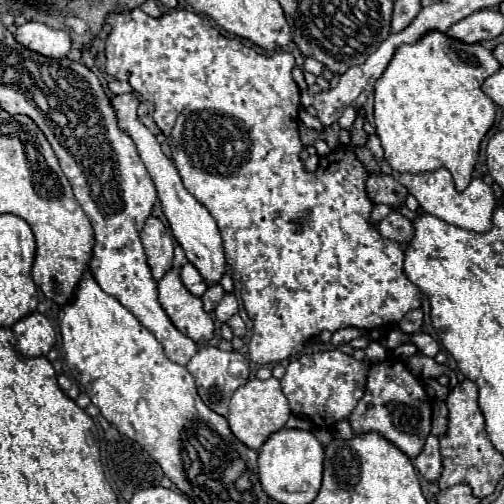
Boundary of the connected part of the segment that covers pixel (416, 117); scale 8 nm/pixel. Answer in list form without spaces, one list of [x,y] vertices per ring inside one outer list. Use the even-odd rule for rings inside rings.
[[[428,32],[416,44],[402,44],[386,72],[374,86],[374,124],[384,148],[384,160],[396,172],[422,174],[448,168],[458,192],[466,190],[478,161],[480,142],[494,124],[494,102],[482,92],[482,80],[498,72],[502,64],[482,44],[464,44],[442,32]]]

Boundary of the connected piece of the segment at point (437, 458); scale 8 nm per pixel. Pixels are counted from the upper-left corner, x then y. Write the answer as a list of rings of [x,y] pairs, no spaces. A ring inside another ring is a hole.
[[[436,436],[426,438],[426,446],[424,446],[422,454],[414,460],[414,466],[428,482],[432,482],[432,484],[438,482],[438,476],[442,474],[442,454],[440,454]]]

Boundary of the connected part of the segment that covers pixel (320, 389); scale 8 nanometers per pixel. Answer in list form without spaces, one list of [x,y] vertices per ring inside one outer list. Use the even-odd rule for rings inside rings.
[[[326,350],[292,360],[280,384],[294,414],[308,416],[318,426],[332,426],[338,420],[348,418],[348,414],[362,398],[366,388],[366,374],[366,362],[358,362],[340,350]]]

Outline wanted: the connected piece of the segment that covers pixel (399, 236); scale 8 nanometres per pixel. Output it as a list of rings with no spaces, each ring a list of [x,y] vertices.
[[[392,210],[392,212],[380,222],[380,234],[382,234],[384,238],[388,238],[388,240],[396,240],[396,242],[400,242],[402,246],[406,246],[406,244],[410,244],[412,238],[414,238],[414,226],[412,226],[412,222],[410,222],[404,214]]]

